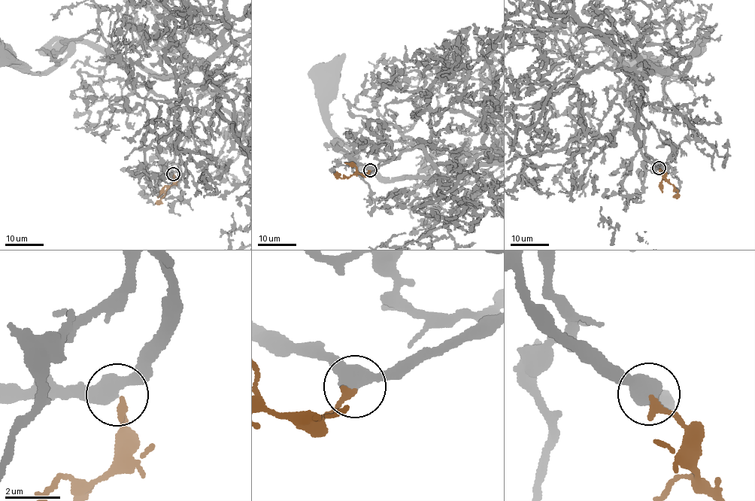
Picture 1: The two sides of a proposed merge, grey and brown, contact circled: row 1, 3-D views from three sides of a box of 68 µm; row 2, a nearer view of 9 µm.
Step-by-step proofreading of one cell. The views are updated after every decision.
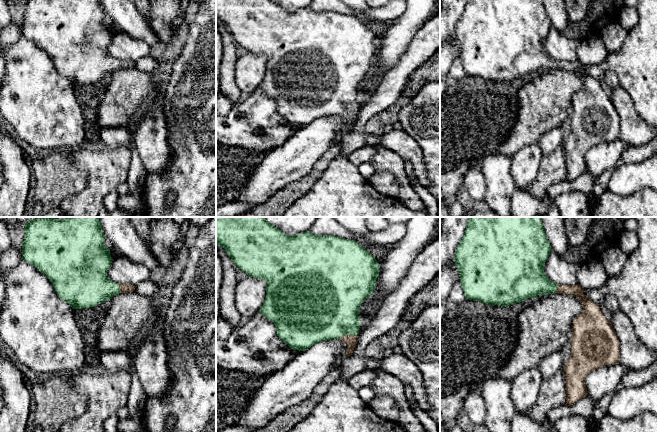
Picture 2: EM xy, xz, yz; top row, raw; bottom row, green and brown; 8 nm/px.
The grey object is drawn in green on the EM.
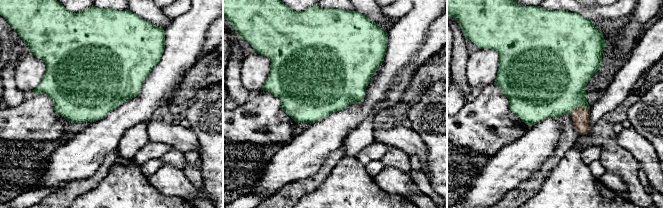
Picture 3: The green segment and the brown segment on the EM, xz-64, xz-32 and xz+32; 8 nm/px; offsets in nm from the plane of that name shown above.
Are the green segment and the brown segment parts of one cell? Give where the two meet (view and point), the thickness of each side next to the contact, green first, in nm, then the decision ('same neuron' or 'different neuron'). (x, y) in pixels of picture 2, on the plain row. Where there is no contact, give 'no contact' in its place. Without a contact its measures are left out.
xz (348, 110) | 460/100 nm | same neuron

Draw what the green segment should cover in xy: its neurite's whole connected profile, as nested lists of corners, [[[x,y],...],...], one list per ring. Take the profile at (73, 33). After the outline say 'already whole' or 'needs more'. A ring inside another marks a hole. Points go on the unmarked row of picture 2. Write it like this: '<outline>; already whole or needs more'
[[[25,0],[25,11],[22,20],[22,35],[34,43],[36,43],[41,49],[43,49],[53,60],[55,67],[60,75],[69,80],[73,85],[92,84],[103,77],[110,76],[113,72],[119,69],[129,69],[135,66],[135,62],[128,59],[116,59],[107,53],[107,48],[111,42],[113,34],[110,31],[112,24],[106,24],[104,22],[105,11],[102,6],[101,0]]]; needs more

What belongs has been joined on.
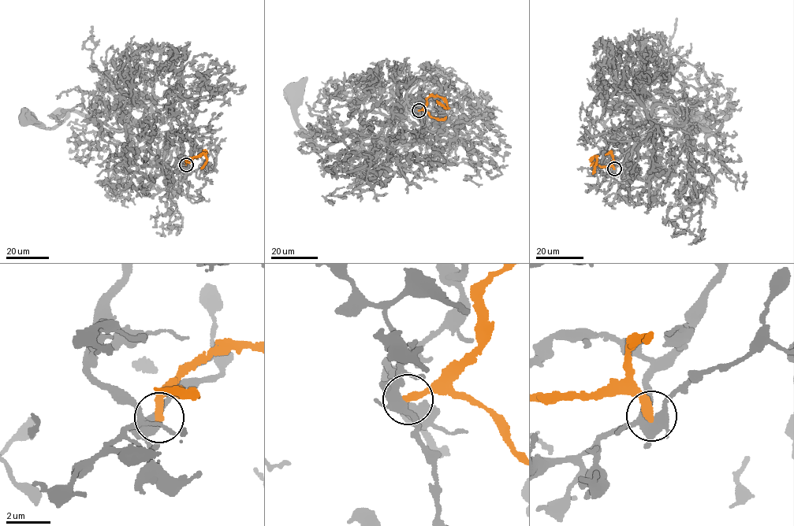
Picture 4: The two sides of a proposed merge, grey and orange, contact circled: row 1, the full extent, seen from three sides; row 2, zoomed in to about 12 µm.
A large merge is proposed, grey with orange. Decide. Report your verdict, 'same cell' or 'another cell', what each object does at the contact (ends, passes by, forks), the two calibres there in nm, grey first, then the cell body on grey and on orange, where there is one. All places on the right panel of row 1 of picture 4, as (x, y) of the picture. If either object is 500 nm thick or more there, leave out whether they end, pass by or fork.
another cell; grey forks; orange ends; calibres 380 and 360 nm; soma grey (693, 124); soma orange none

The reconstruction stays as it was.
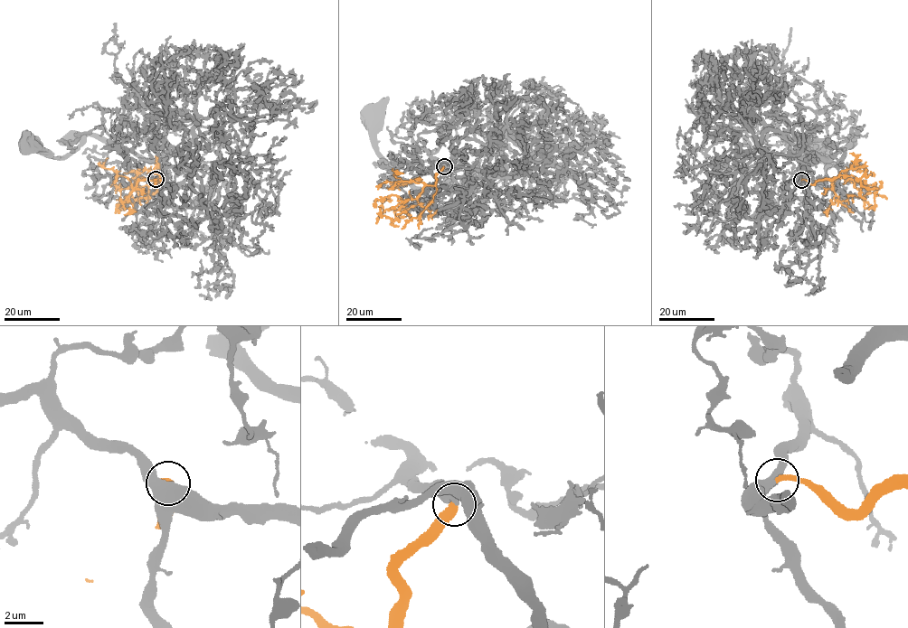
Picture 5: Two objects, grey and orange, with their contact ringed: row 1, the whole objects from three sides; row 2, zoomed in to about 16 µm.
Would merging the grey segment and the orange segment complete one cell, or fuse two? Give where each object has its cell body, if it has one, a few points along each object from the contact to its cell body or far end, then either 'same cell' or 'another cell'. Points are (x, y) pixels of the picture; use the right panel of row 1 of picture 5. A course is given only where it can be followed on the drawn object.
grey (810, 154) | orange none | grey via (801, 180), (808, 184), (809, 165), (821, 157), (832, 159), (857, 137), (838, 163), (825, 164), (808, 154) | orange via (801, 180), (815, 183), (846, 176), (872, 185), (875, 189), (874, 204), (868, 210) | same cell

